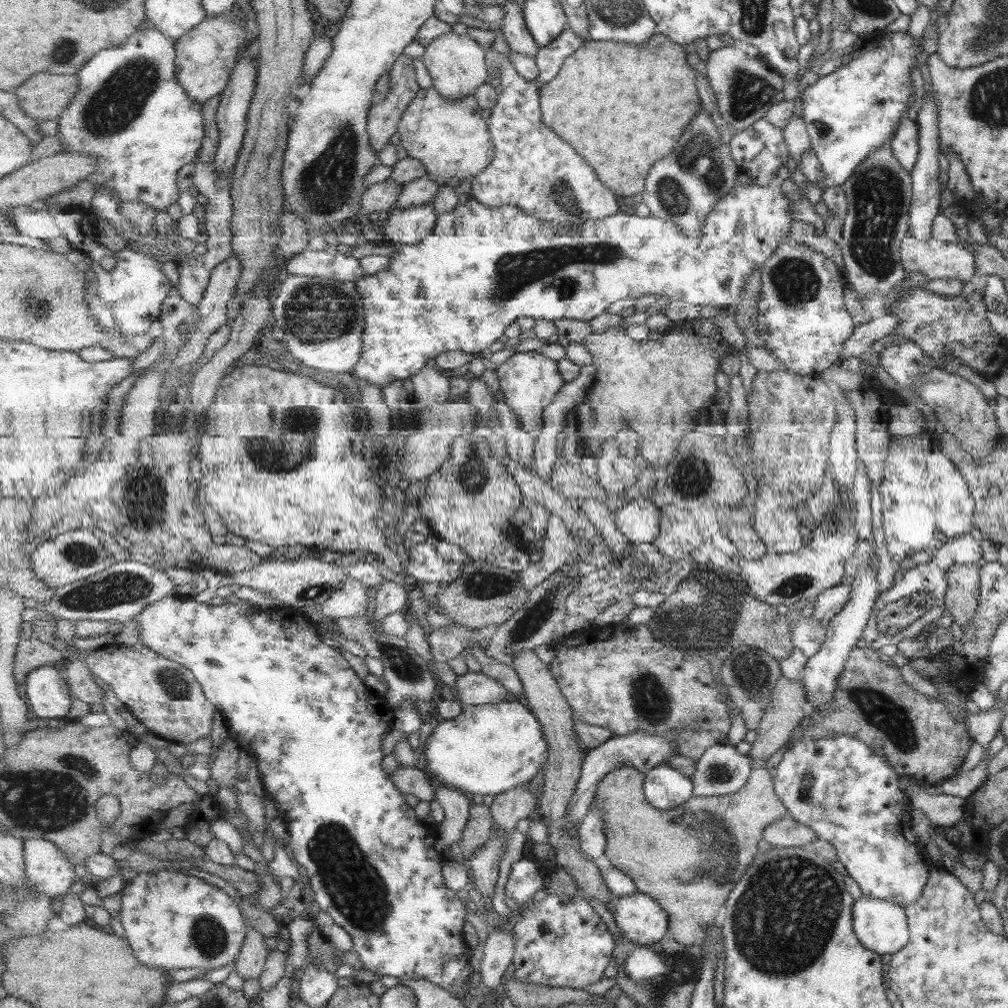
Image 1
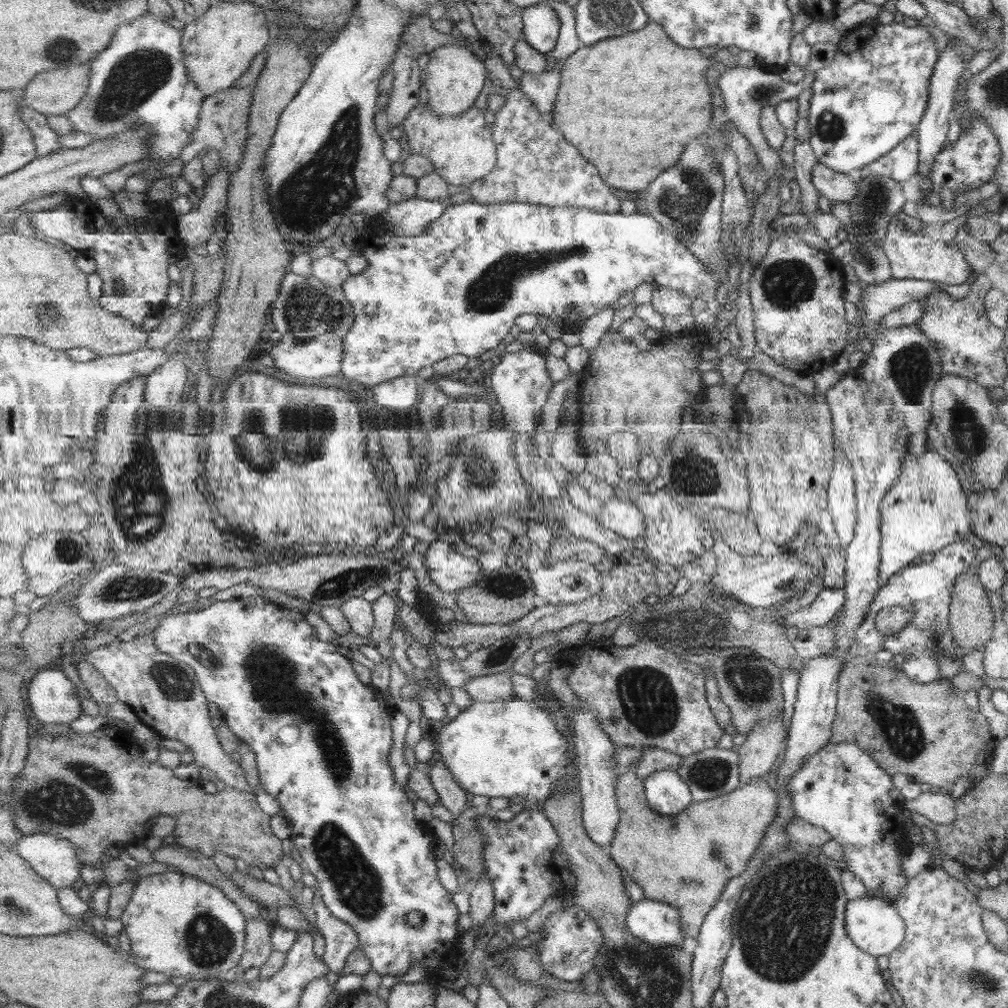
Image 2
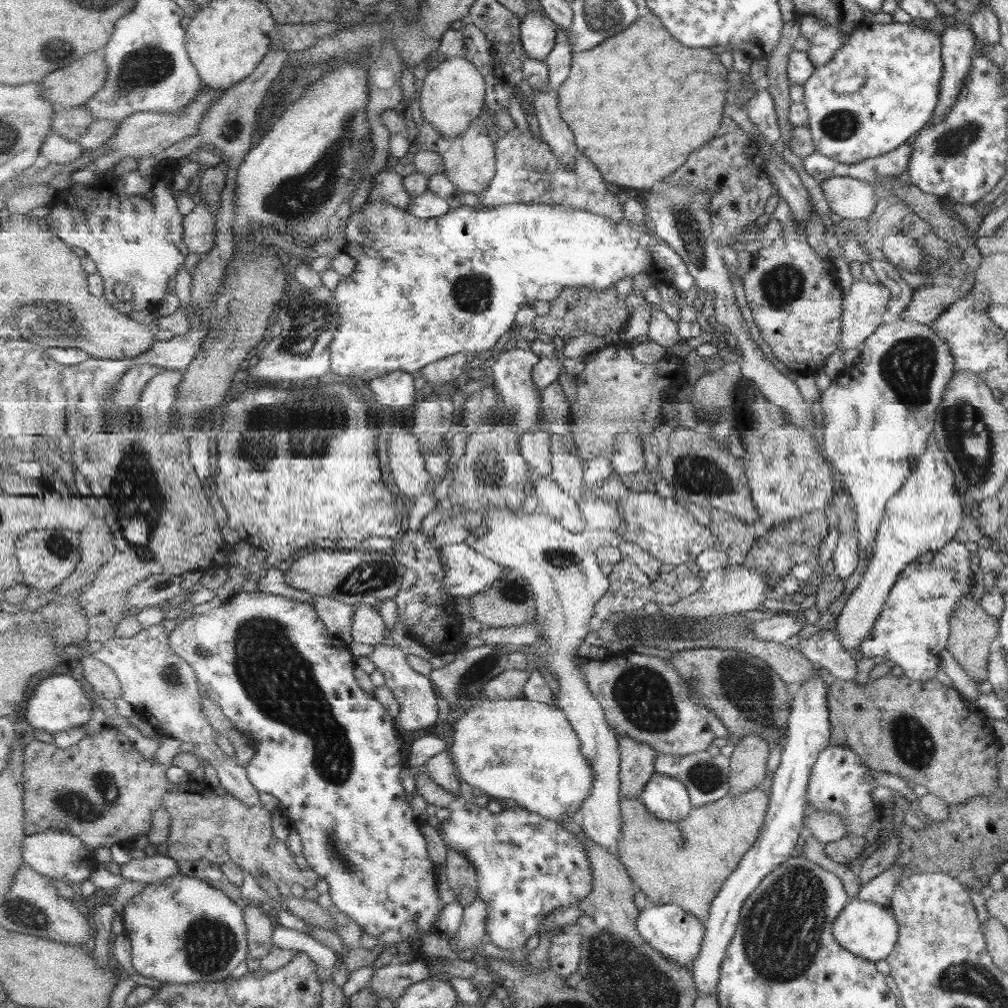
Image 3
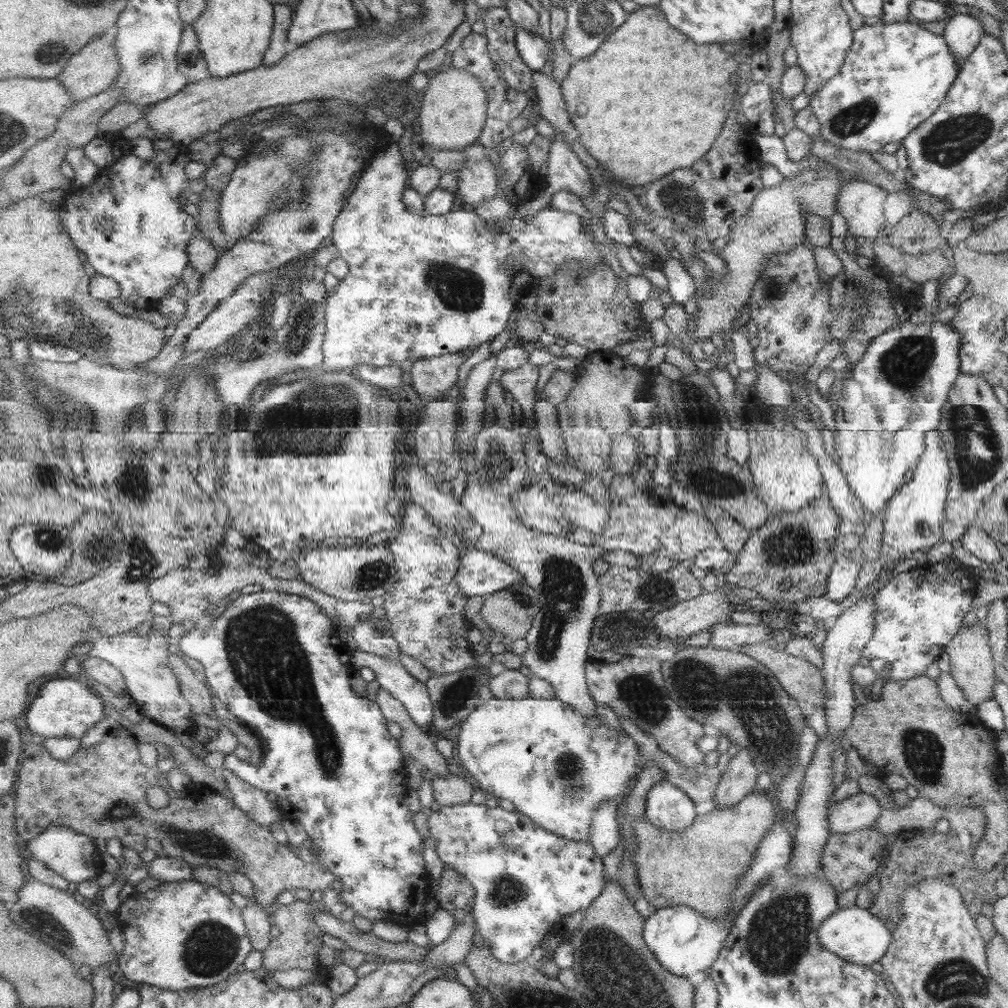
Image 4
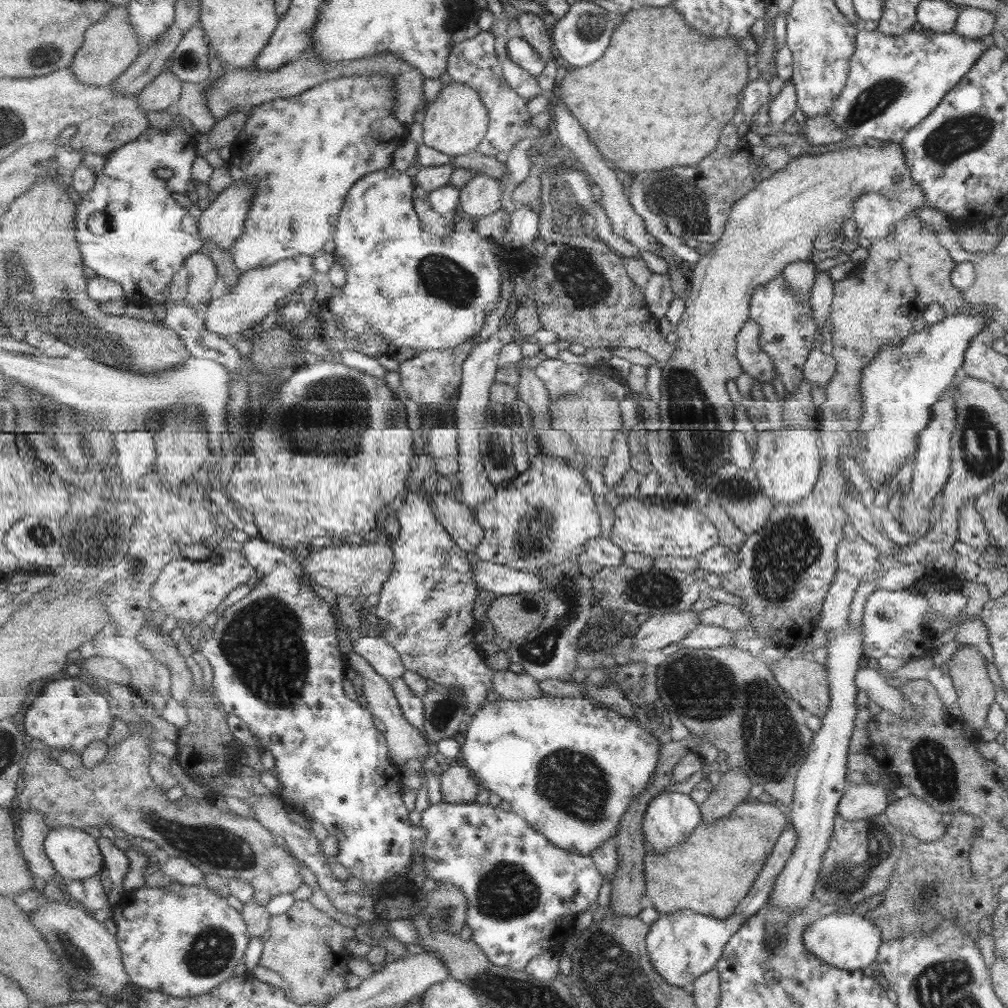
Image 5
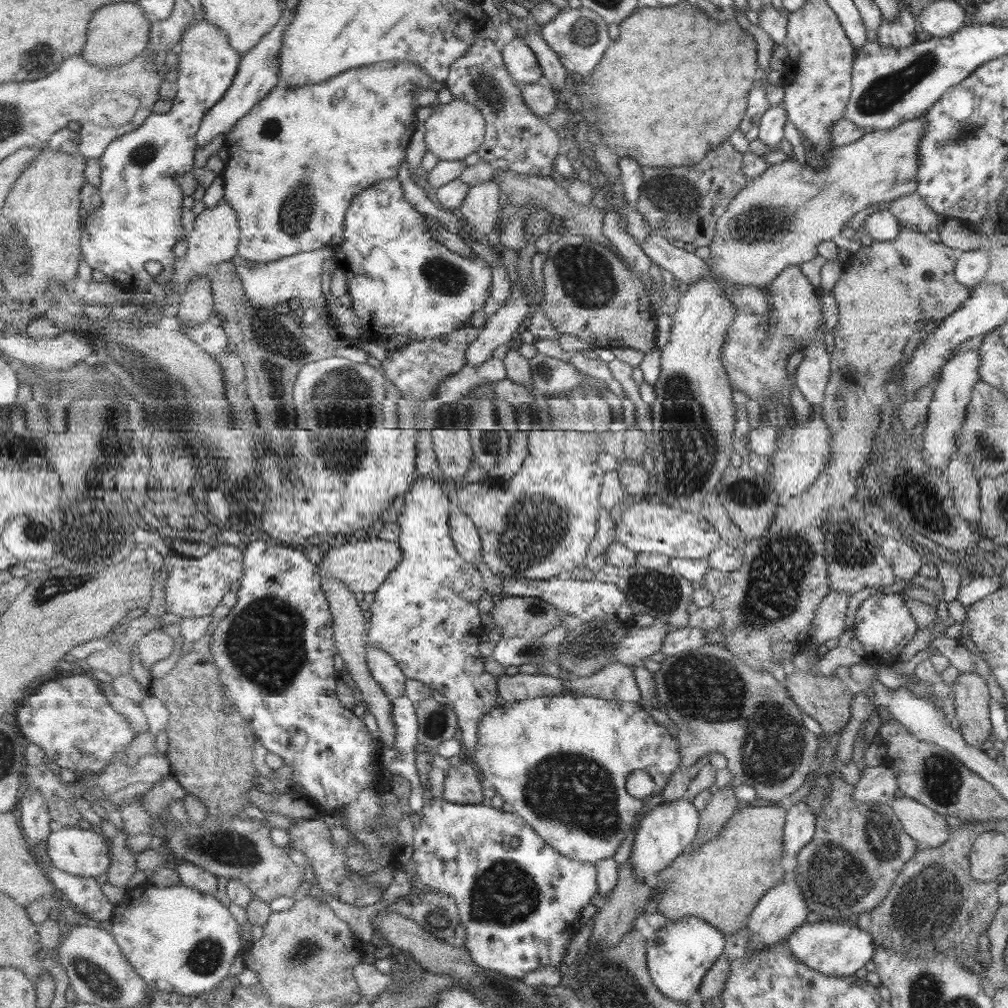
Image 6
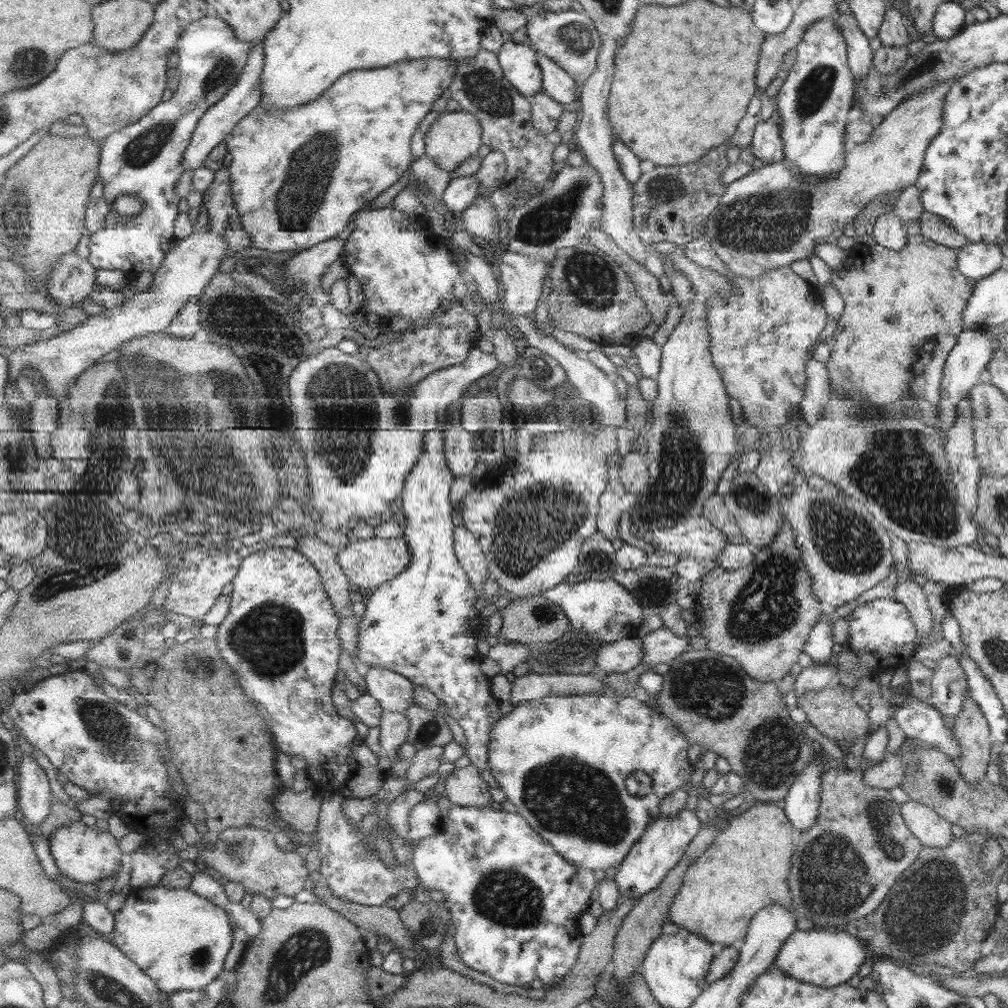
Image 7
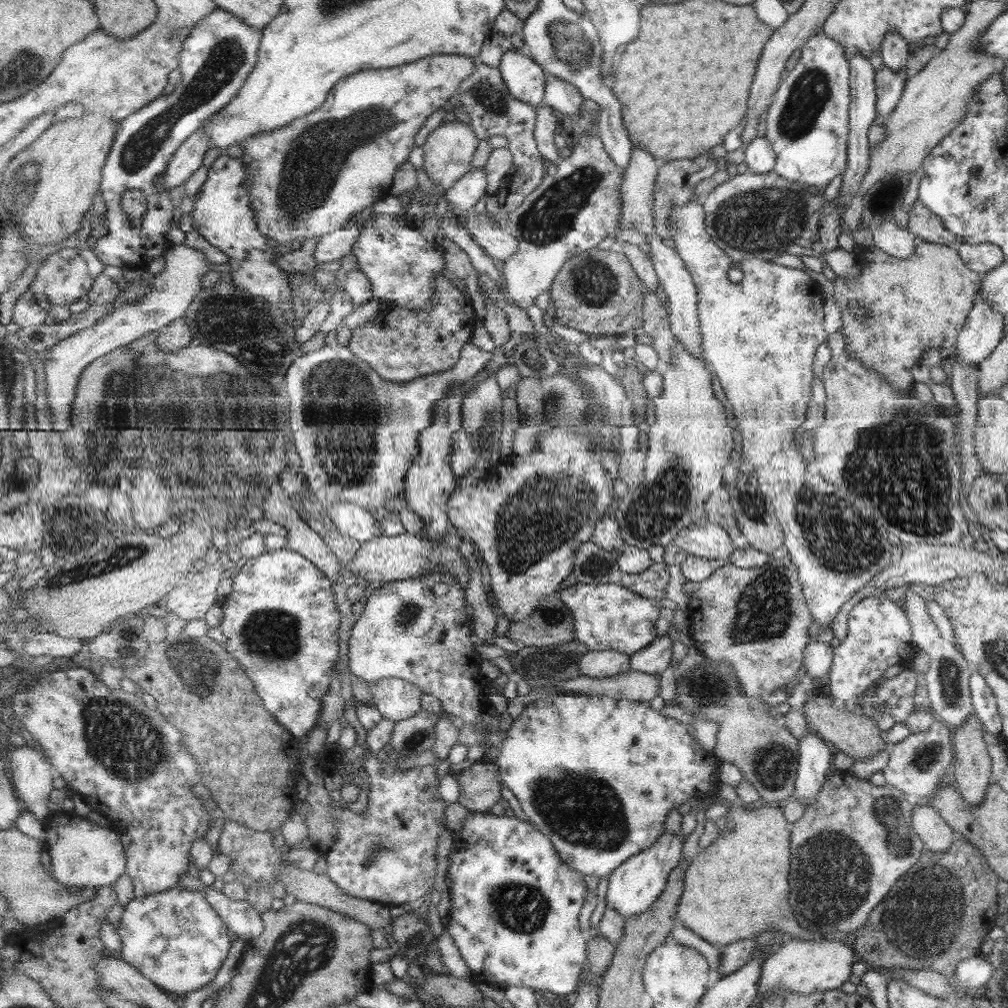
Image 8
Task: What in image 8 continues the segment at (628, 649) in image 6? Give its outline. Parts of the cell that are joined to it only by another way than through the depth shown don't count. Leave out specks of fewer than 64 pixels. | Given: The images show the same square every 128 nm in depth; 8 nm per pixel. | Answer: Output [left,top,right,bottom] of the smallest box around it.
[579,650,631,678]

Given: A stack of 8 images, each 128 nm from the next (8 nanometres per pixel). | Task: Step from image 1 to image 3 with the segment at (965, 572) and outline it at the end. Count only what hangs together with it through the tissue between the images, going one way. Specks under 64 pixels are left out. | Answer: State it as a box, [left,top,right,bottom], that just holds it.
[946,592,998,684]

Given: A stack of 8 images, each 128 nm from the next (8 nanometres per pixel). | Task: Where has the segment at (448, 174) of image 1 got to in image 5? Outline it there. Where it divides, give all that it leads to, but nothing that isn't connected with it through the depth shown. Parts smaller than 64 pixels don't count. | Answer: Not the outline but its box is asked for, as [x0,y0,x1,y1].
[460,173,503,219]

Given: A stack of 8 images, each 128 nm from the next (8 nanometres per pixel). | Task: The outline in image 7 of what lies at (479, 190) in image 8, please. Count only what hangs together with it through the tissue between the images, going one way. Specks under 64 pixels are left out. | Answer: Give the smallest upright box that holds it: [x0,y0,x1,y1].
[443,175,482,213]

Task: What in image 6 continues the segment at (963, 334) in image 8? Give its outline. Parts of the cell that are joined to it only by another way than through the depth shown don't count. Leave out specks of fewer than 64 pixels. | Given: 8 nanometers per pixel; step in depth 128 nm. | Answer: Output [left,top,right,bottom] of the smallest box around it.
[922,349,979,472]

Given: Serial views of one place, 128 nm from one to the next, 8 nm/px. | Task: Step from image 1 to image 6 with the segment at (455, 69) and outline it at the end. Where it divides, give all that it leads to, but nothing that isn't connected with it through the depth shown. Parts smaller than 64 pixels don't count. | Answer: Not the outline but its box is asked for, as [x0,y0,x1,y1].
[426,98,486,161]

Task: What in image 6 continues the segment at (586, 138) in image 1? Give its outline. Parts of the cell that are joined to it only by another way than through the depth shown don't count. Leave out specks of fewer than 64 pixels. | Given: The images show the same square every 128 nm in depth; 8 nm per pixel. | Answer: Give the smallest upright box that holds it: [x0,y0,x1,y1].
[574,1,755,168]

